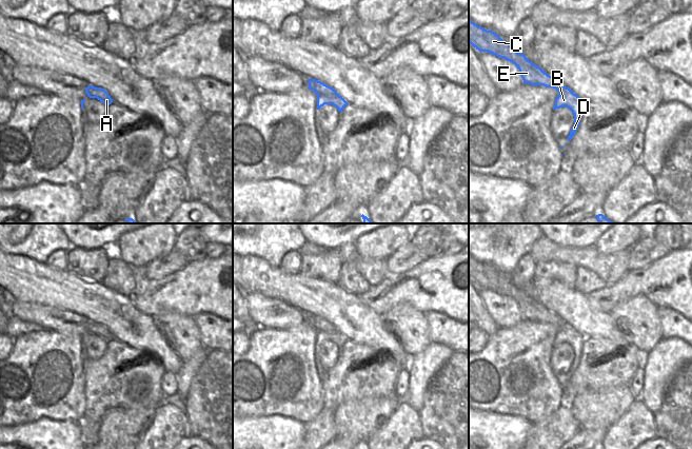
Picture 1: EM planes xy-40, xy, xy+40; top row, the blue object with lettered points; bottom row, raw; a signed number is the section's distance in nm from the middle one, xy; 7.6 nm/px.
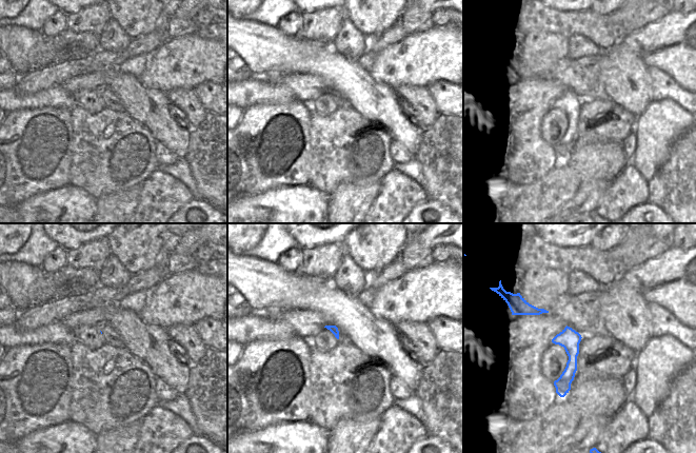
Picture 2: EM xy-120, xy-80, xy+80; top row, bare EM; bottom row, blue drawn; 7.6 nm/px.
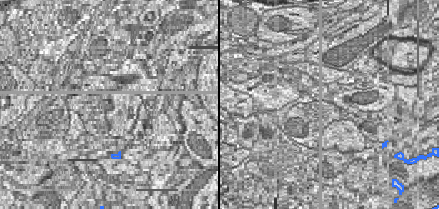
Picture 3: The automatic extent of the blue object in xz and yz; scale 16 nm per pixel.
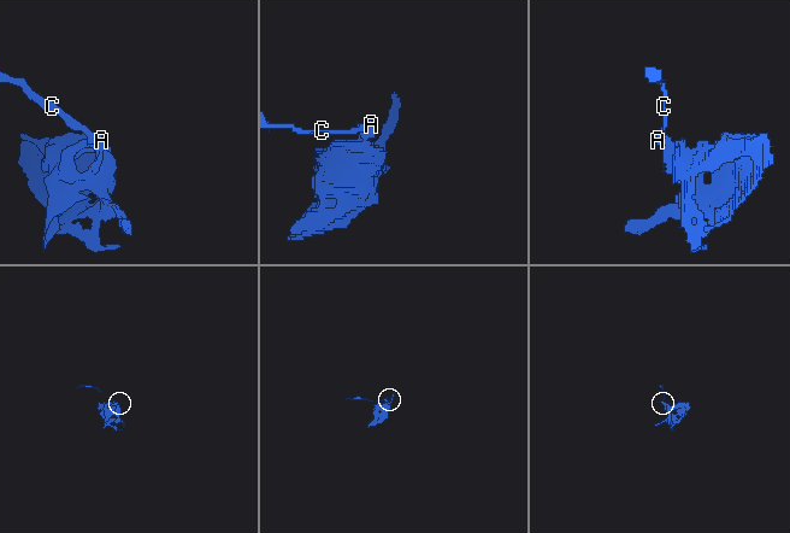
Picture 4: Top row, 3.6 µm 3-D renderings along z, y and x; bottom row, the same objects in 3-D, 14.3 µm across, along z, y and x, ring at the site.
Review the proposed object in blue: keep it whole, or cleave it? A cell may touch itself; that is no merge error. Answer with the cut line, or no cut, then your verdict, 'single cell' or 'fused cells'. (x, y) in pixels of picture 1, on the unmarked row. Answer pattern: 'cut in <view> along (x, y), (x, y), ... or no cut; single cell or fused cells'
cut in xy along (322, 318), (314, 321), (312, 325); fused cells

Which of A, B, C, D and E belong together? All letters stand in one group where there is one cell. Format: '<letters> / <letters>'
A B D / C E

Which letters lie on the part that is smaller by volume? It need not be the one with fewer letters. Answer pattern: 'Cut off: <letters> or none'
Cut off: C, E

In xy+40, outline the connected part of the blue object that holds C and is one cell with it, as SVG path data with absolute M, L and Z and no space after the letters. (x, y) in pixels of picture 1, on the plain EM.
M469 254L469 278L479 288L488 288L512 298L518 306L523 319L556 324L560 319L542 305L531 298L523 290L516 288L496 269L478 262Z

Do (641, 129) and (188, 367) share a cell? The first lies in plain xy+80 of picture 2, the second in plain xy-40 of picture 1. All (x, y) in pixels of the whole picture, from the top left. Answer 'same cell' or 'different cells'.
same cell

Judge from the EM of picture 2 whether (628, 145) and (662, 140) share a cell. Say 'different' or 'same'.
different

